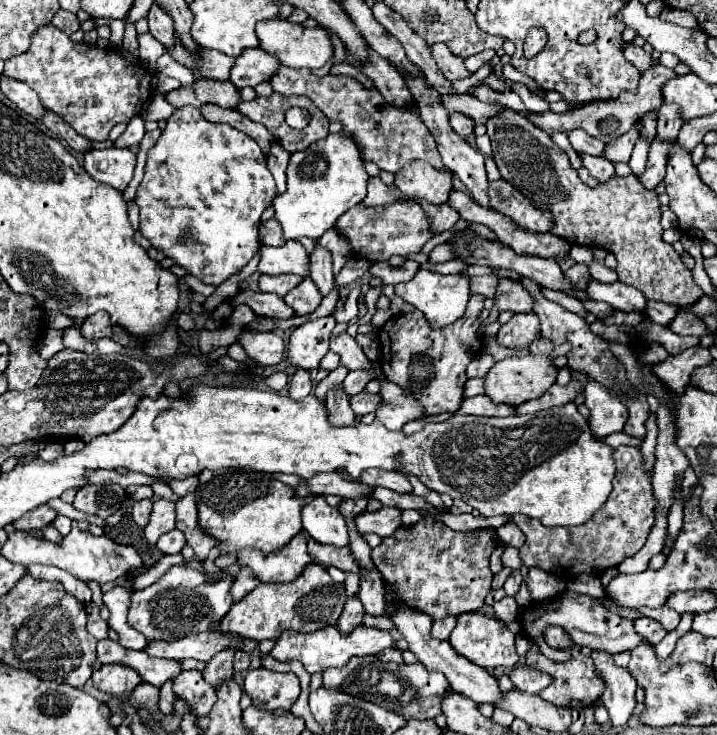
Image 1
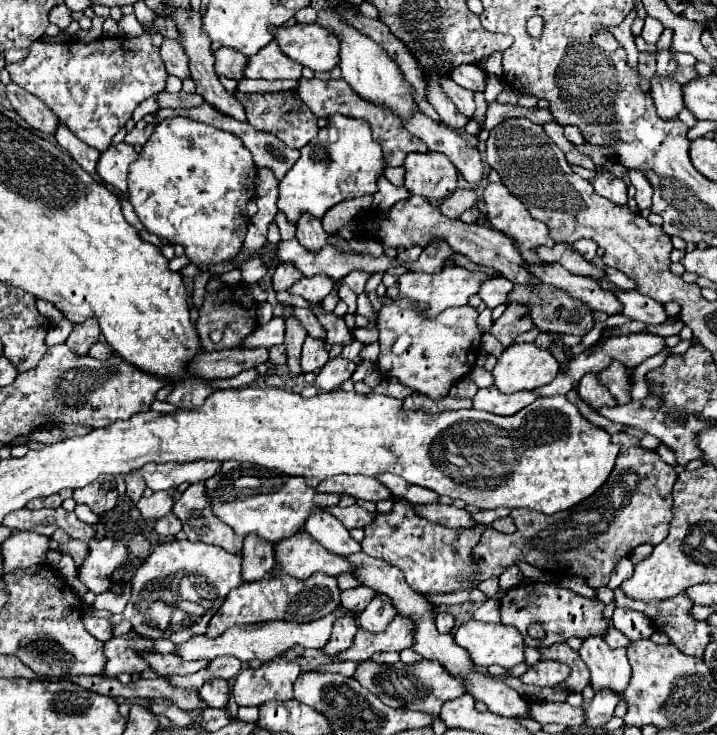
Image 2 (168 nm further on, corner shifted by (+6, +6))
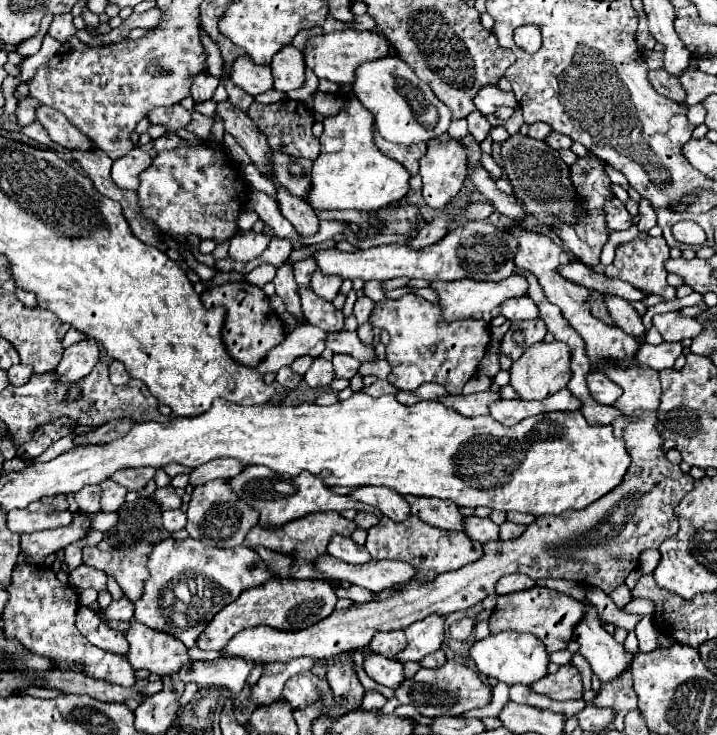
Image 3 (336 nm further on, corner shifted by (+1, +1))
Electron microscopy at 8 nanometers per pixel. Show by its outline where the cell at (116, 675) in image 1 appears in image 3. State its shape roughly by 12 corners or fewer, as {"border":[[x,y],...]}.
{"border":[[131,620],[127,660],[171,676],[191,662],[171,634]]}

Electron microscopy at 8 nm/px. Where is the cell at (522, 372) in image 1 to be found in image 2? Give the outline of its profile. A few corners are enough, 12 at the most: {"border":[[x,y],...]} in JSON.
{"border":[[534,343],[504,349],[492,371],[502,393],[548,385],[558,359]]}

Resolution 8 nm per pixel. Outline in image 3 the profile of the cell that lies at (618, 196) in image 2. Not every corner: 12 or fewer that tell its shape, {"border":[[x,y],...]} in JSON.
{"border":[[619,198],[605,202],[609,232],[627,230],[633,216]]}

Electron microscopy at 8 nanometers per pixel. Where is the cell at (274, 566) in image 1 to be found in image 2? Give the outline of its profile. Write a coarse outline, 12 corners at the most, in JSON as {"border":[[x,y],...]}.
{"border":[[306,531],[274,549],[274,575],[340,575],[352,565]]}

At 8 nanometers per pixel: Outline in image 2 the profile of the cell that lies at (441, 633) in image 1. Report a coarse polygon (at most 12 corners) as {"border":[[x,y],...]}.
{"border":[[438,613],[436,629],[450,633],[454,627],[454,617],[450,613]]}

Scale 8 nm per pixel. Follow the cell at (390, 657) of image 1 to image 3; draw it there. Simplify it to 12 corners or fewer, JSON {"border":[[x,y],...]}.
{"border":[[369,654],[363,668],[387,688],[399,688],[403,664]]}

